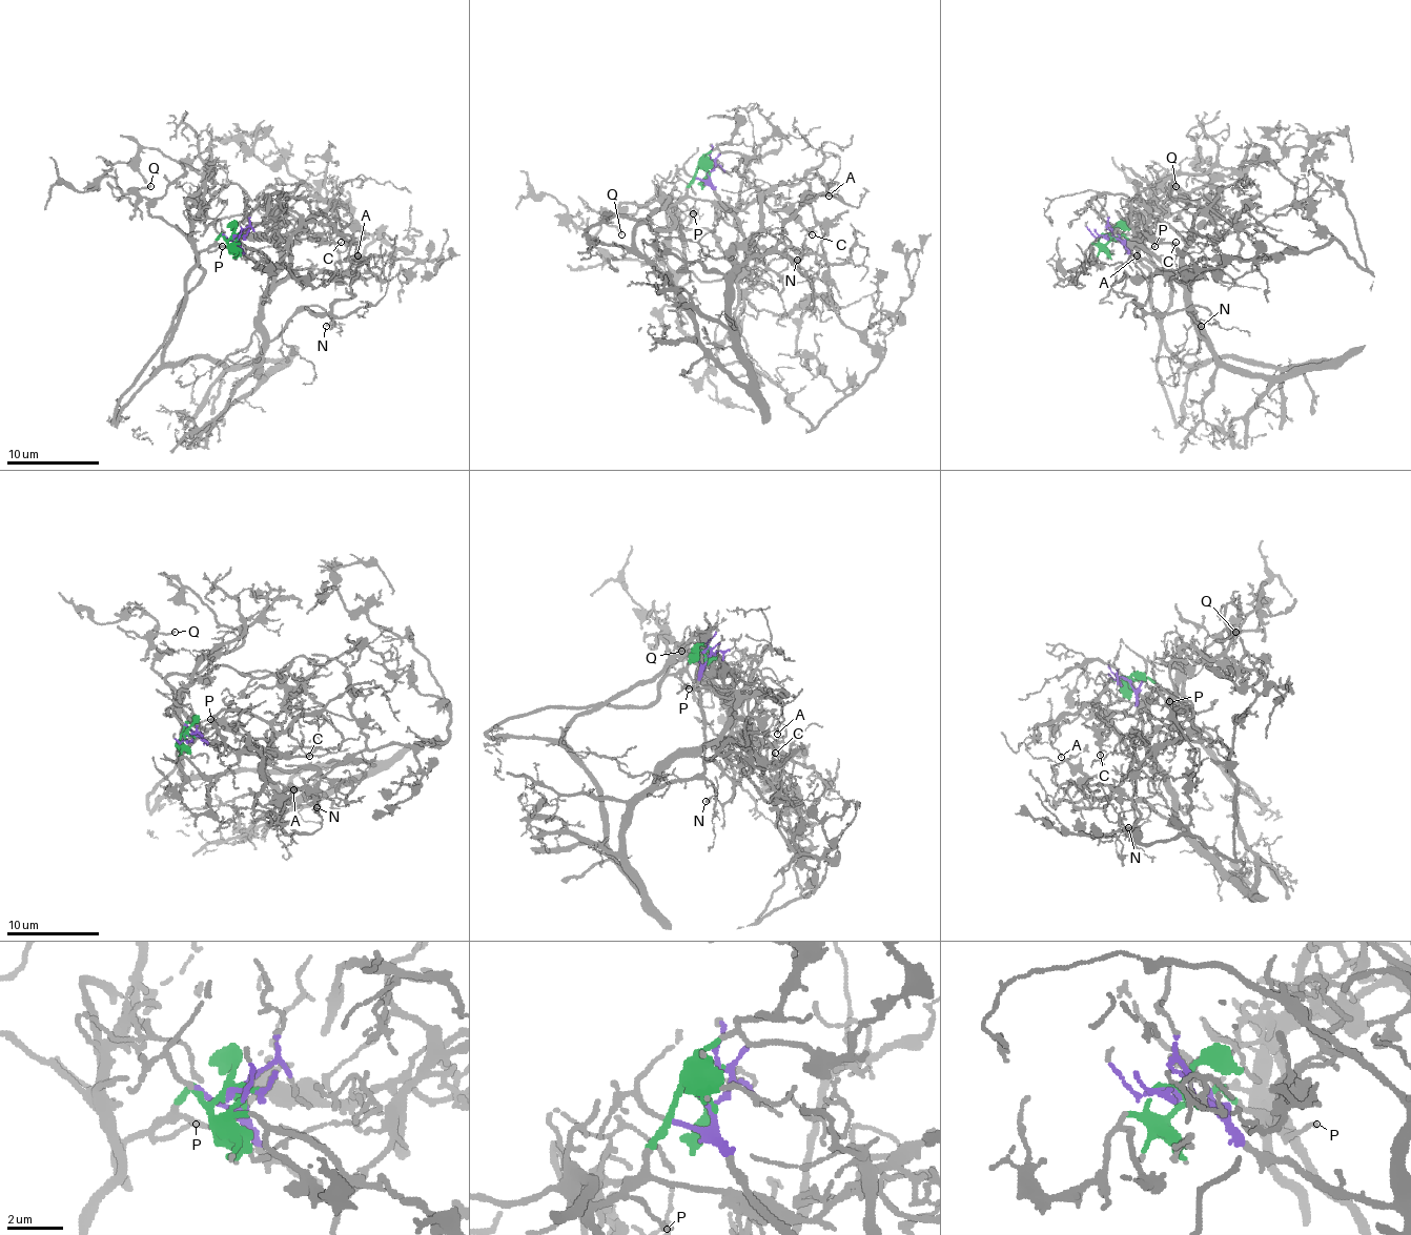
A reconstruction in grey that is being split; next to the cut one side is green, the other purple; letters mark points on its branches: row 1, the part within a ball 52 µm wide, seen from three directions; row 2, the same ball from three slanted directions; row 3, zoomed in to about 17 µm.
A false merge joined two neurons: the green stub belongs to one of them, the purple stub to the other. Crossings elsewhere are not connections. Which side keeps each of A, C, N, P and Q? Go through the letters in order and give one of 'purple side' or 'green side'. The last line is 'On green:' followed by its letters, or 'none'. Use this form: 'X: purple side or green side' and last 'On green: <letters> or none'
A: purple side
C: green side
N: purple side
P: green side
Q: green side
On green: C, P, Q

